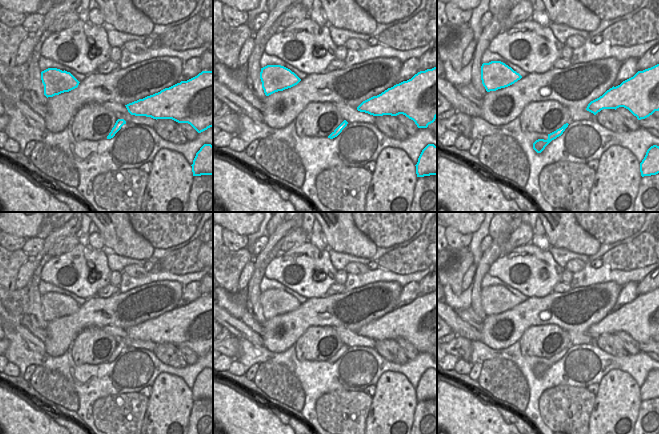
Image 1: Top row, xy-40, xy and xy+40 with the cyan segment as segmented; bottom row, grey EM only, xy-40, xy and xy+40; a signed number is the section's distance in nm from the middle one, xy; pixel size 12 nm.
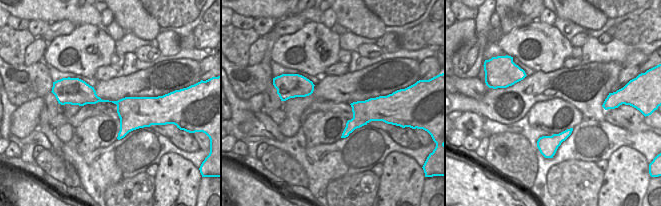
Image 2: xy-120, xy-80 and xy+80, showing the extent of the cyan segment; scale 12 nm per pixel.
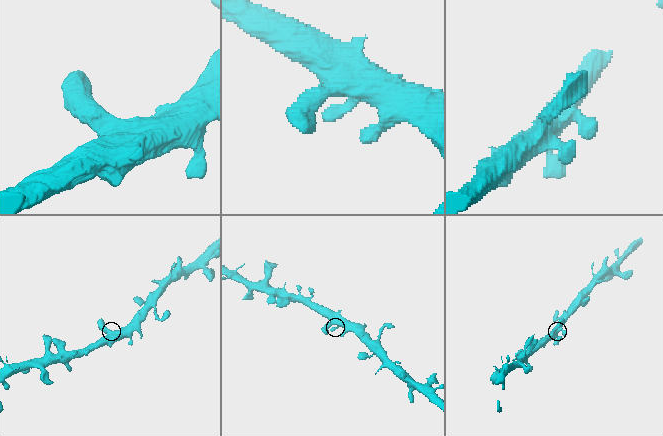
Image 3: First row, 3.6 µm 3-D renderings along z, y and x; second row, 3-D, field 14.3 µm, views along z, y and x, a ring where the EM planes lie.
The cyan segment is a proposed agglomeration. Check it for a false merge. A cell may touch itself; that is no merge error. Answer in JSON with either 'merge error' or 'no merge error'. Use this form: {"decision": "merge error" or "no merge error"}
{"decision": "no merge error"}

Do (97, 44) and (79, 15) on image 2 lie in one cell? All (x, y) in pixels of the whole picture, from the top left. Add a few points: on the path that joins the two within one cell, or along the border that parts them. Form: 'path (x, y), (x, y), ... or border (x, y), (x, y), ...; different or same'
border (77, 25), (94, 24), (102, 27); different

